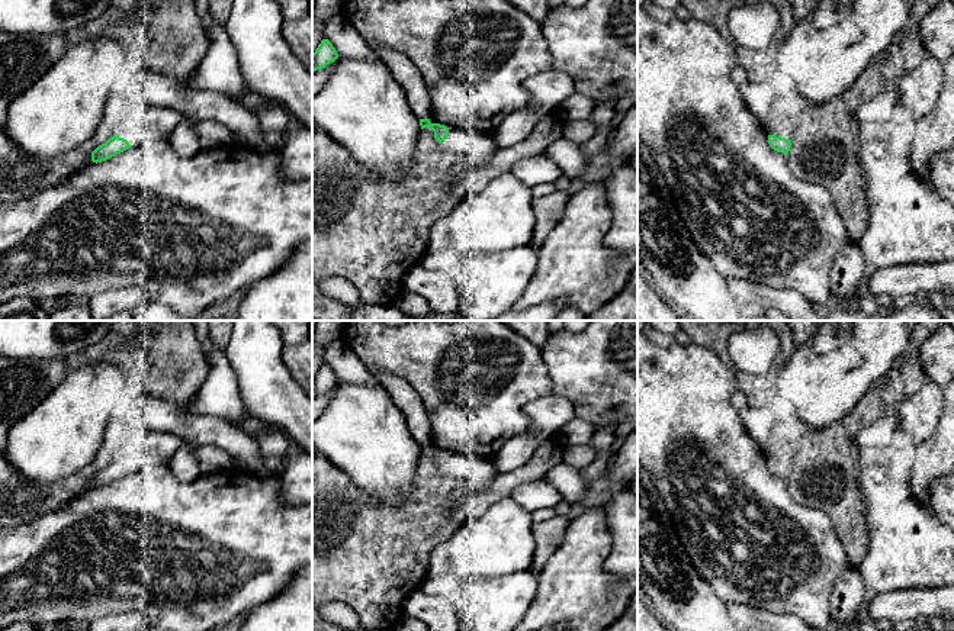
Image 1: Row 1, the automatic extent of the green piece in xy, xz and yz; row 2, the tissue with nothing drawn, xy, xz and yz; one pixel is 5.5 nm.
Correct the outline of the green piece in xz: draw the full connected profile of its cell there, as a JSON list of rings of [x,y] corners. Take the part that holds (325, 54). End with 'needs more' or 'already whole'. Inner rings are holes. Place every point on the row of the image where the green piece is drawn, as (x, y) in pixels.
[[[322,39],[315,52],[312,54],[312,71],[325,68],[334,62],[338,54],[328,39]]] | already whole

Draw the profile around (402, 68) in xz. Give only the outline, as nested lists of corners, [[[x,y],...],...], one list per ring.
[[[367,42],[367,45],[380,57],[394,78],[404,87],[412,113],[418,119],[430,119],[431,97],[415,64],[407,55],[380,44]]]

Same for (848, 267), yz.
[[[849,241],[835,255],[831,270],[831,293],[851,297],[864,281],[867,263],[857,242]]]

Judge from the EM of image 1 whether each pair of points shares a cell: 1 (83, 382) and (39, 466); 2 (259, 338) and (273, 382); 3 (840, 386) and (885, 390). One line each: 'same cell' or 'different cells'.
1: same cell
2: same cell
3: different cells

